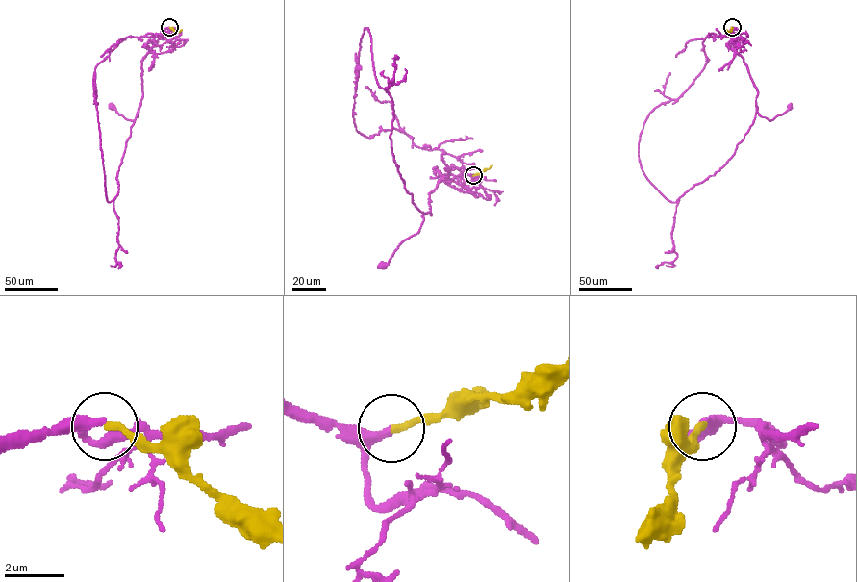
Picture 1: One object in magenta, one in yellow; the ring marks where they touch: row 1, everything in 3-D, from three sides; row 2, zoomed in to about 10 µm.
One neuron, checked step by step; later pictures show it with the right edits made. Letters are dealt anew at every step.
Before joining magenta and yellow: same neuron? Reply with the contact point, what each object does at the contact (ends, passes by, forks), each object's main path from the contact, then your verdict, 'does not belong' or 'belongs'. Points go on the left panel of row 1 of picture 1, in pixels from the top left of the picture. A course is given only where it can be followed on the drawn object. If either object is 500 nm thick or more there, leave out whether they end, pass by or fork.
place (169, 27); magenta ends; yellow ends; course magenta (169, 27), (156, 34), (153, 47), (141, 62), (142, 96), (138, 116), (128, 120), (112, 107); course yellow (169, 27), (176, 32), (182, 29); does not belong

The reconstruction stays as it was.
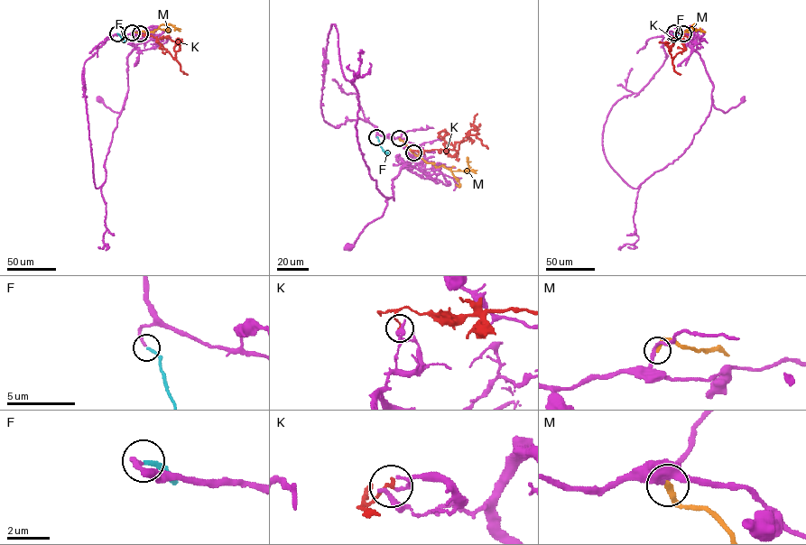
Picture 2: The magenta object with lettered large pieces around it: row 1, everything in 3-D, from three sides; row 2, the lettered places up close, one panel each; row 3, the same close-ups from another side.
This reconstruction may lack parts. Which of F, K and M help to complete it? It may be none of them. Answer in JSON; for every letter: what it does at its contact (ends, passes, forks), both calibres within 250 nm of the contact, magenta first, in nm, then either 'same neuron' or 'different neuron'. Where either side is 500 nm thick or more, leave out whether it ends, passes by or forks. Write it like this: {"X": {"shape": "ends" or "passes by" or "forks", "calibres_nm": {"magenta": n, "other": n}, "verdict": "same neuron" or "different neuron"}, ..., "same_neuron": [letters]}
{"F": {"shape": "ends", "calibres_nm": {"magenta": 180, "other": 200}, "verdict": "same neuron"}, "K": {"shape": "ends", "calibres_nm": {"magenta": 180, "other": 140}, "verdict": "different neuron"}, "M": {"shape": "ends", "calibres_nm": {"magenta": 200, "other": 280}, "verdict": "different neuron"}, "same_neuron": ["F"]}

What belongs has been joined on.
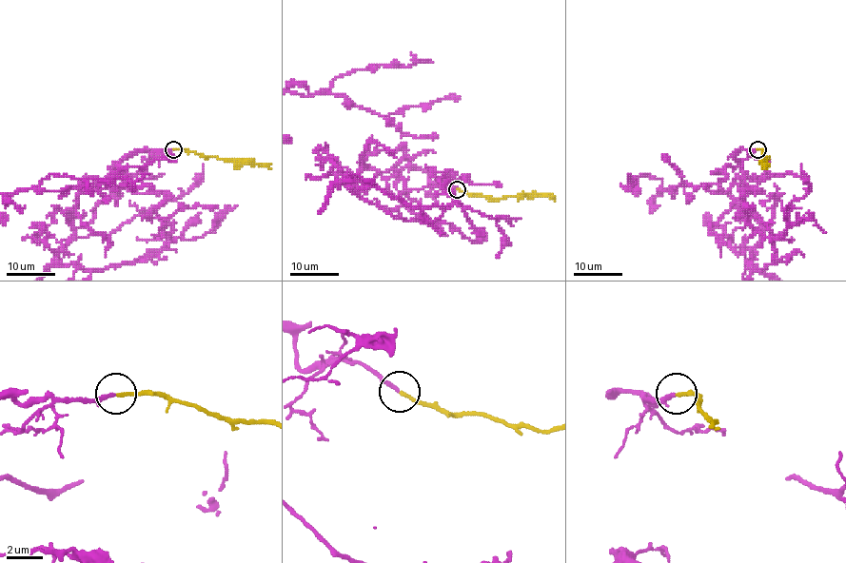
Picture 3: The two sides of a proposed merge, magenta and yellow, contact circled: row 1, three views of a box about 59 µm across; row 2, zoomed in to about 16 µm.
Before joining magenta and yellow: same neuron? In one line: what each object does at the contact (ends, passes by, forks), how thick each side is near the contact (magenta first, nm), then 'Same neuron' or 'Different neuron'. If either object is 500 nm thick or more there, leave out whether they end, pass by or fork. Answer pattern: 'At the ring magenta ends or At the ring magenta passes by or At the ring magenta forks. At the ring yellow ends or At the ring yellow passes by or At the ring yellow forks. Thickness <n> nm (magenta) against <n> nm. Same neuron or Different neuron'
At the ring magenta ends. At the ring yellow ends. Thickness 200 nm (magenta) against 180 nm. Same neuron

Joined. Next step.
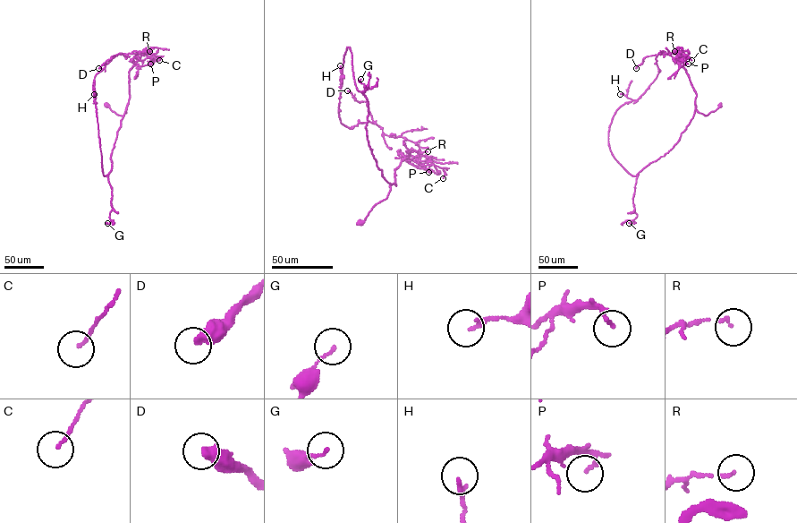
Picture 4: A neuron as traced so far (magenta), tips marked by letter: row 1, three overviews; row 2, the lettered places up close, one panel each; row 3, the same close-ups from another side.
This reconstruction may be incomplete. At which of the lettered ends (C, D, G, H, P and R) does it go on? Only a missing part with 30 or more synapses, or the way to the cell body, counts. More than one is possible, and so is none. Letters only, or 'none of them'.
none of them

